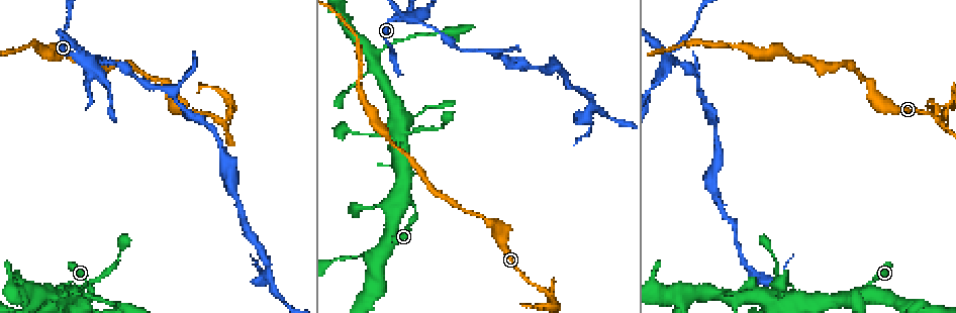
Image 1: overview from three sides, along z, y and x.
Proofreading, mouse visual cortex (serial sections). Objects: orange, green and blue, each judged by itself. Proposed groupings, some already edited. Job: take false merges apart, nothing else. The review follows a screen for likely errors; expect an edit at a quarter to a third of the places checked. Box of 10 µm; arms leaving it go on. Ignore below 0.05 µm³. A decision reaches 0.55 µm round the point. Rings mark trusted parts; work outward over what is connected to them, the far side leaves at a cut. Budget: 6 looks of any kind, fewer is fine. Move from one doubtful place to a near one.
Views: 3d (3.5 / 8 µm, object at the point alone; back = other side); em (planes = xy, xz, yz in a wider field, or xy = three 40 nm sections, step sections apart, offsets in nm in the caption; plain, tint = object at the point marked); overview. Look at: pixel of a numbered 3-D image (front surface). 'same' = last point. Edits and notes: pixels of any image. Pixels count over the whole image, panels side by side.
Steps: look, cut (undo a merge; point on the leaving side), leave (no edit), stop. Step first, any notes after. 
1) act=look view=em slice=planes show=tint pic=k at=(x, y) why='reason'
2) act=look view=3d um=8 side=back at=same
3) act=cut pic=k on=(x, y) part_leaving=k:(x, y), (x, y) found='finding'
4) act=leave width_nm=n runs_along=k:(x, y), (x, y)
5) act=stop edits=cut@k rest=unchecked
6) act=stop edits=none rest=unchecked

act=look view=3d um=3.5 pic=1 at=(376, 204) why='sharp bend'

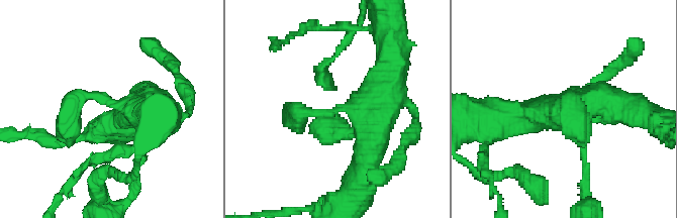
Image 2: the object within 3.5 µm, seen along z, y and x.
act=look view=em slice=xy step=3 show=tint pic=2 at=(112, 99) arm_widths_nm=350,450

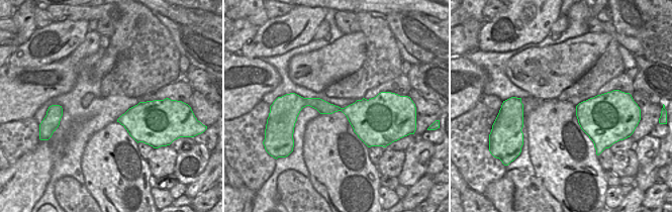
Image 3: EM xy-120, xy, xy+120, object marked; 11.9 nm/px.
act=leave runs_along=3:(293, 101), (380, 113) found='all the same cell'

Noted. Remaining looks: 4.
act=look view=3d um=3.5 pic=1 at=(373, 56) why='small branch off a trunk'

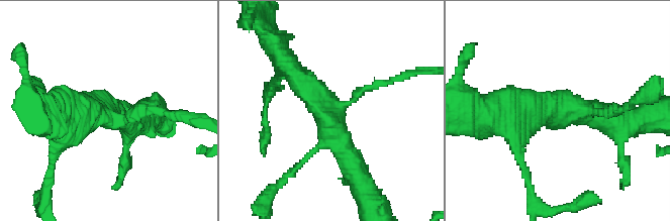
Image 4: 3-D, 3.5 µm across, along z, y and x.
act=look view=em slice=xy step=1 show=tint pic=4 at=(563, 116)

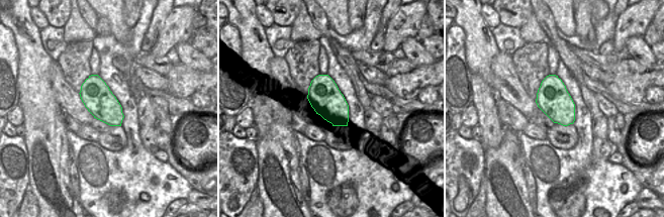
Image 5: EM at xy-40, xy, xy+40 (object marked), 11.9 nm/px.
act=look view=em slice=planes show=tint at=same

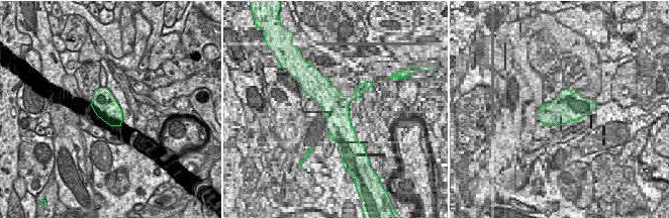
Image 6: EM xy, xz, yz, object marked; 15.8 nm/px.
act=leave runs_along=4:(357, 177), (336, 117), (292, 71) found='all the same cell'

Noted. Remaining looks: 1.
act=stop edits=none rest=unchecked

